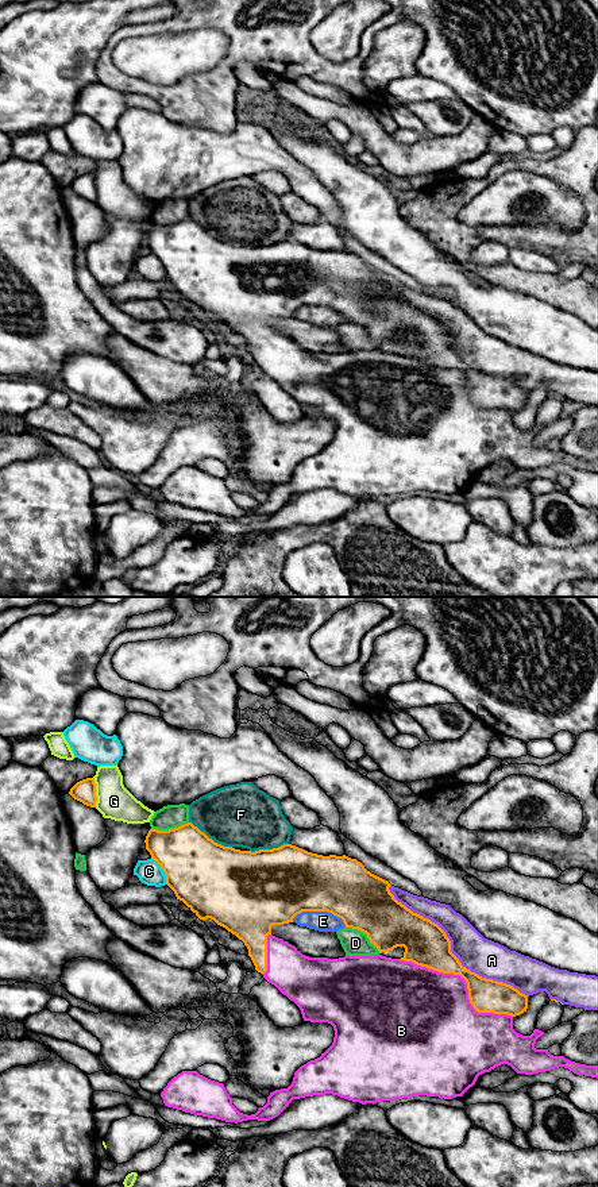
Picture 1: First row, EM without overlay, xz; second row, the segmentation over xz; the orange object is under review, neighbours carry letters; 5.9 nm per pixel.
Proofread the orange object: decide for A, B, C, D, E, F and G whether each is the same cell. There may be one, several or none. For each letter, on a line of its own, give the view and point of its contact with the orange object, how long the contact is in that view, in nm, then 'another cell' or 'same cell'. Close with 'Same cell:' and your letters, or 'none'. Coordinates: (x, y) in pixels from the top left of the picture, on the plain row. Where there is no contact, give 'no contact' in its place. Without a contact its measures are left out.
A: meets orange in xz at (451, 347); contact 1050 nm long; another cell
B: meets orange in xz at (465, 374); contact 750 nm long; same cell
C: meets orange in xz at (164, 266); contact 180 nm long; another cell
D: meets orange in xz at (365, 327); contact 260 nm long; another cell
E: meets orange in xz at (320, 305); contact 340 nm long; another cell
F: meets orange in xz at (211, 234); contact 300 nm long; another cell
G: meets orange in xz at (95, 188); contact 180 nm long; another cell
Same cell: B

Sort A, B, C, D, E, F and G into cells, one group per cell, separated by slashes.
A / B / C / D / E / F / G

